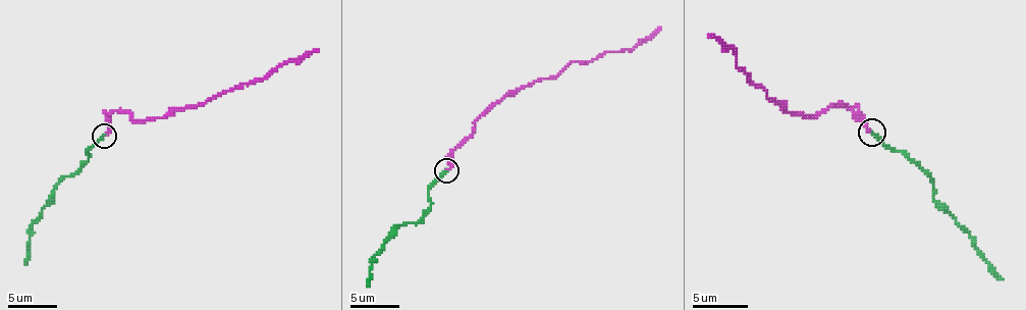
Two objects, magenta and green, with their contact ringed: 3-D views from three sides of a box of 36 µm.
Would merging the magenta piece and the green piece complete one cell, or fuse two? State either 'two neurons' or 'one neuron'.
two neurons

